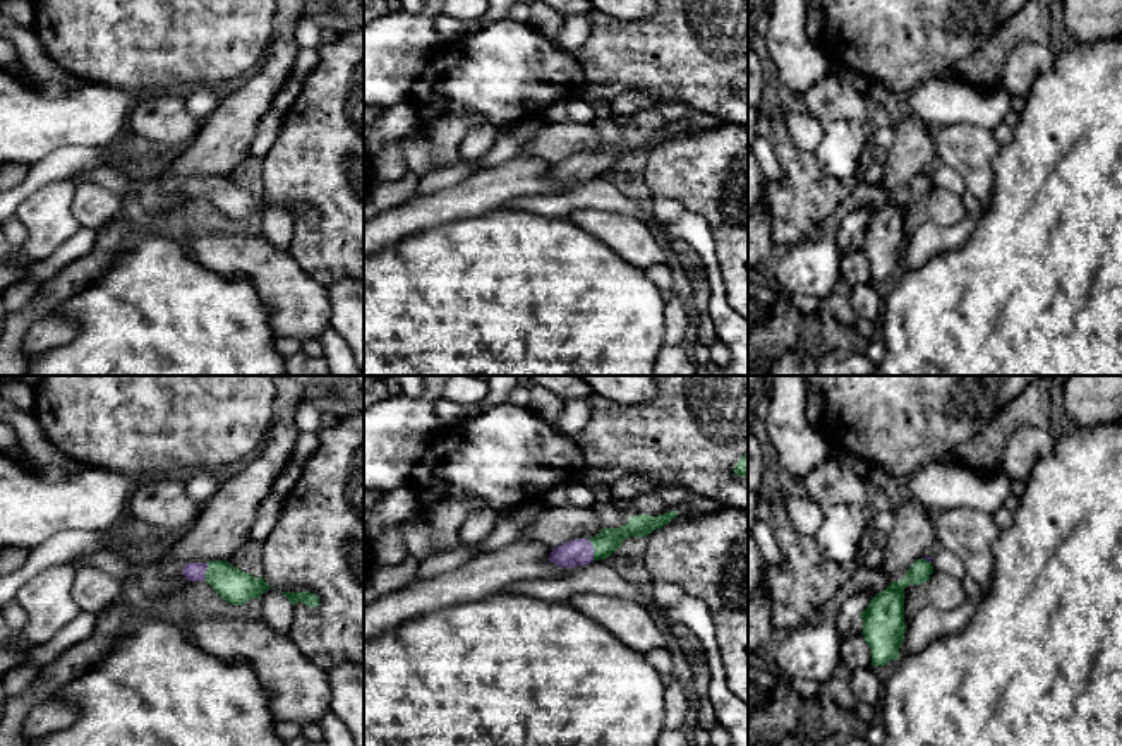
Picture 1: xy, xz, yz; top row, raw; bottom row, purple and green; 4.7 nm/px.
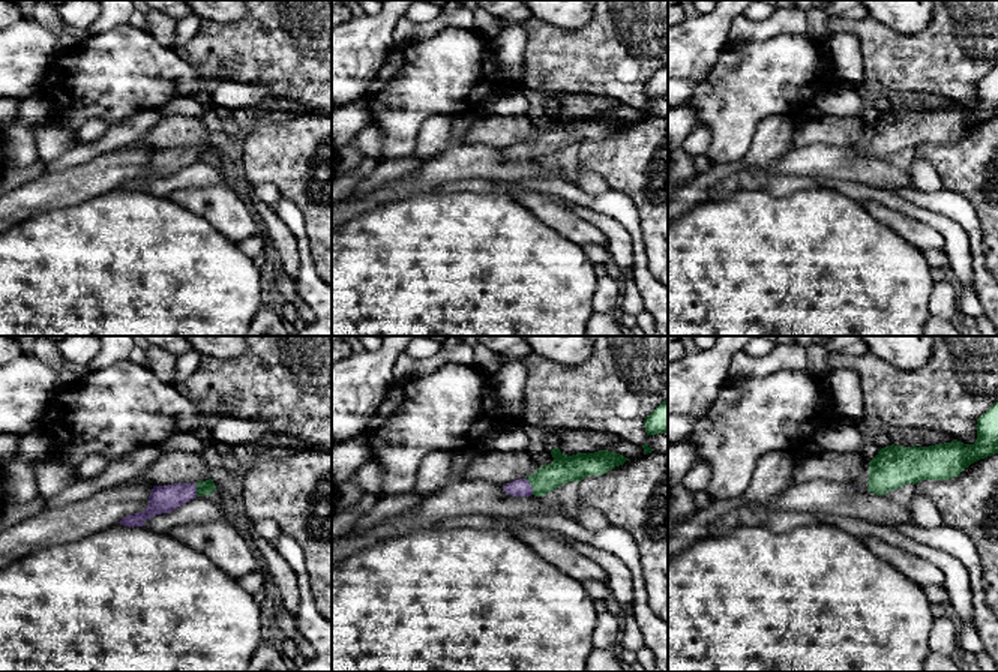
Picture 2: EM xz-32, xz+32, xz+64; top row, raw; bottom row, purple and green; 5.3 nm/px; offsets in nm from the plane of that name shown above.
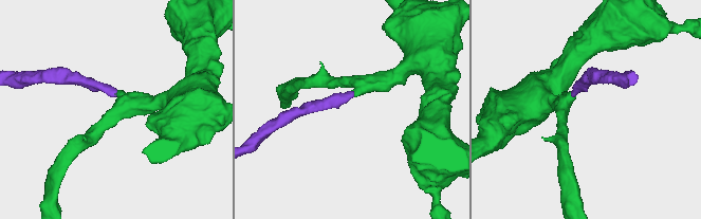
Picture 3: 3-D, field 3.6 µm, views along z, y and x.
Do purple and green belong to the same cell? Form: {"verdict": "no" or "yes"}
{"verdict": "yes"}

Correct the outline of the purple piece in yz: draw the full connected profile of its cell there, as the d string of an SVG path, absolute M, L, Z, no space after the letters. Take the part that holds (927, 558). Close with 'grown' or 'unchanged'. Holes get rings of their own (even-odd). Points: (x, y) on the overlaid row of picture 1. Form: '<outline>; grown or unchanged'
M925 556L913 563L901 581L892 581L884 592L872 597L861 612L863 636L872 652L872 665L885 665L897 660L904 643L904 588L926 583L933 573L932 557Z; grown

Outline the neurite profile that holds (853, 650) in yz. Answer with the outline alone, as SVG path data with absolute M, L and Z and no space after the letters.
M846 635L839 643L839 660L851 671L858 667L872 667L872 652L861 635Z

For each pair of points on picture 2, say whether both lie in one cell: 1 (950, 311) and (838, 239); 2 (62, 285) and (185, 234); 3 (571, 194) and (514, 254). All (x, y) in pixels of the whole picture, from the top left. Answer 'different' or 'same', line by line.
1: different
2: same
3: different

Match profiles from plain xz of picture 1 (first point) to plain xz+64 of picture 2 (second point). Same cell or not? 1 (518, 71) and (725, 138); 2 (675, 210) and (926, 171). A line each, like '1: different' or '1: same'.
1: same
2: same

